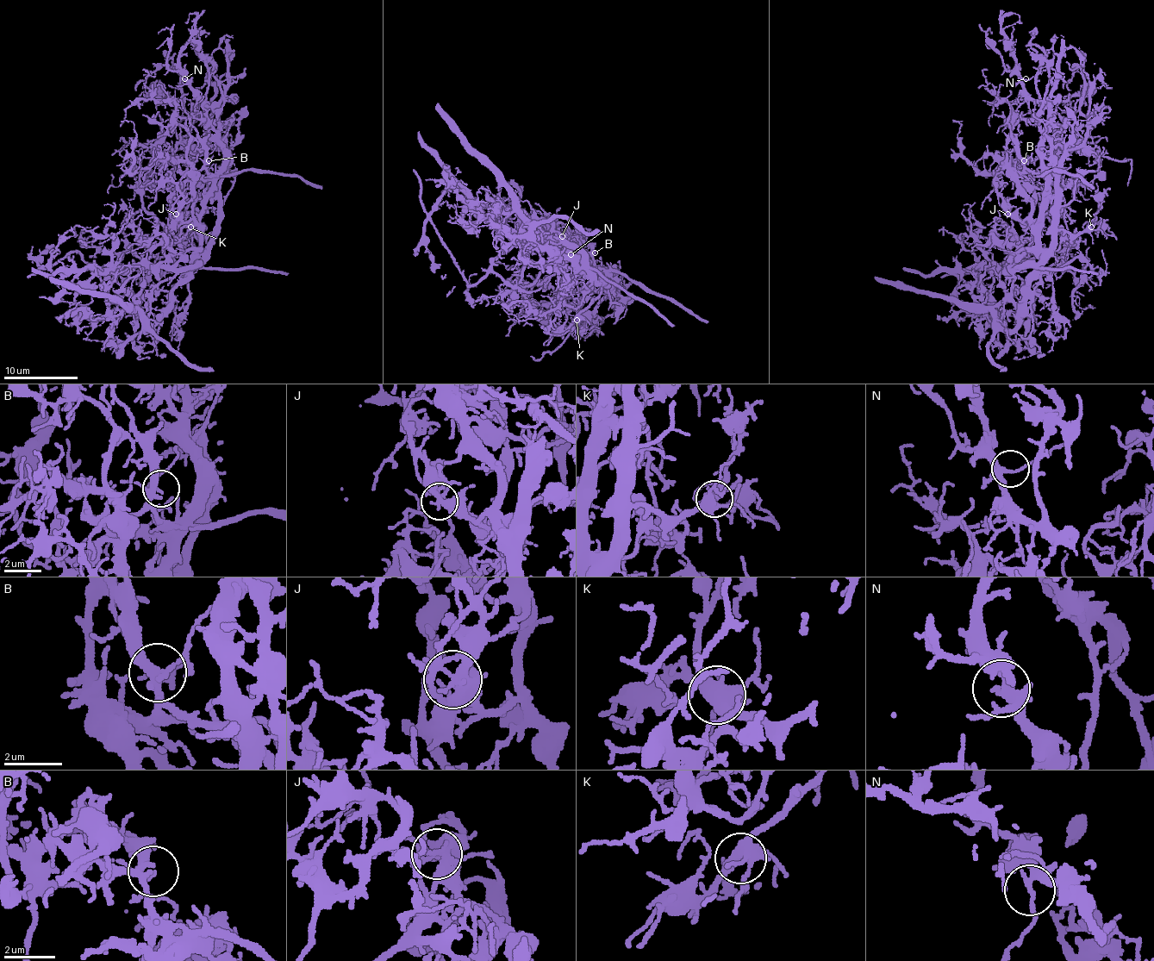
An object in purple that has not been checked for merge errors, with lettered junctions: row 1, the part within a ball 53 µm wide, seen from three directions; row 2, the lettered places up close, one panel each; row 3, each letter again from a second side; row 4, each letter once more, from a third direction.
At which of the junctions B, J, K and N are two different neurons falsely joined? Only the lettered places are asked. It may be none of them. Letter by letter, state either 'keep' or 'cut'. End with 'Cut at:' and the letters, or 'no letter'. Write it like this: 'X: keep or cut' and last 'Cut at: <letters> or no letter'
B: keep
J: cut
K: keep
N: keep
Cut at: J

